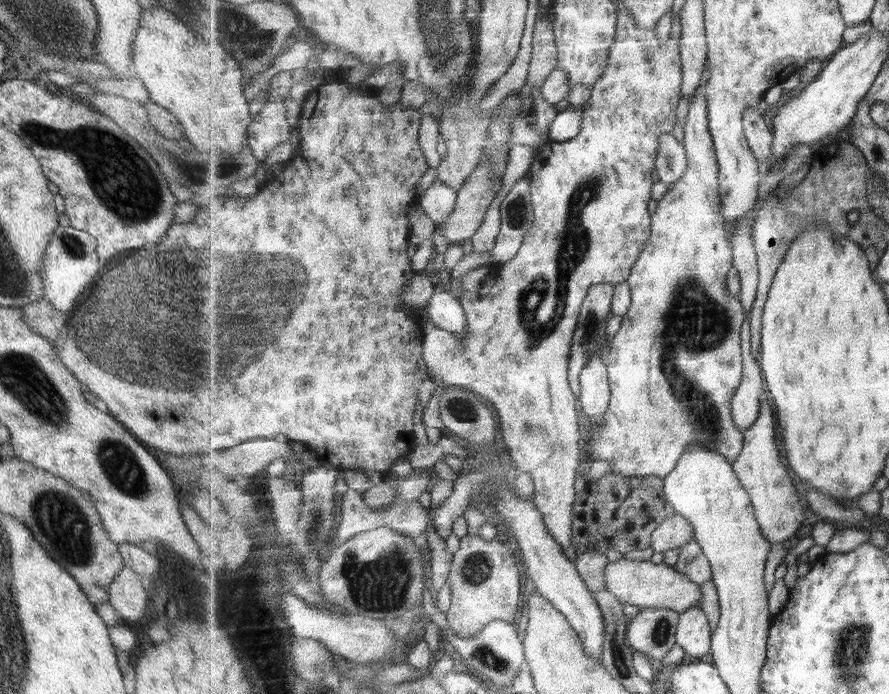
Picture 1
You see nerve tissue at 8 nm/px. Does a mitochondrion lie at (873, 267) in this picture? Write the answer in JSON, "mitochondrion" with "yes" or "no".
{"mitochondrion":"no"}

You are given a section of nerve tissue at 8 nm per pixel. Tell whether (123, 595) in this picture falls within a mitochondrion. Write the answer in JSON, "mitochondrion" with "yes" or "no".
{"mitochondrion":"no"}

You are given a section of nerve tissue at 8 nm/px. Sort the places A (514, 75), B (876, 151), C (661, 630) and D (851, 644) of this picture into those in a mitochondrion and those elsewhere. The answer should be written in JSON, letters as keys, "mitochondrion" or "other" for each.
{"A":"other","B":"mitochondrion","C":"mitochondrion","D":"mitochondrion"}

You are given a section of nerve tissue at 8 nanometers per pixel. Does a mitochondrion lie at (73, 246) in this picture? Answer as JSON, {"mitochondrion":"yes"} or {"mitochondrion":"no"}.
{"mitochondrion":"yes"}

